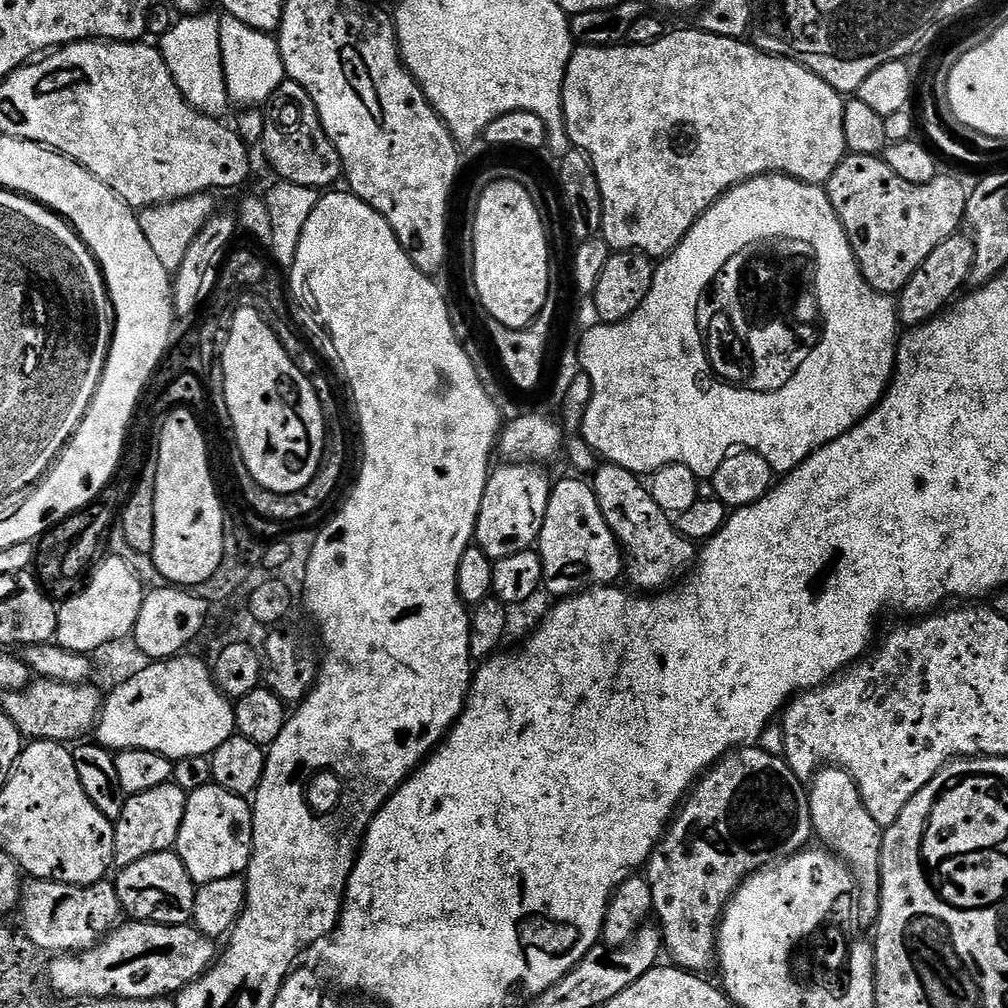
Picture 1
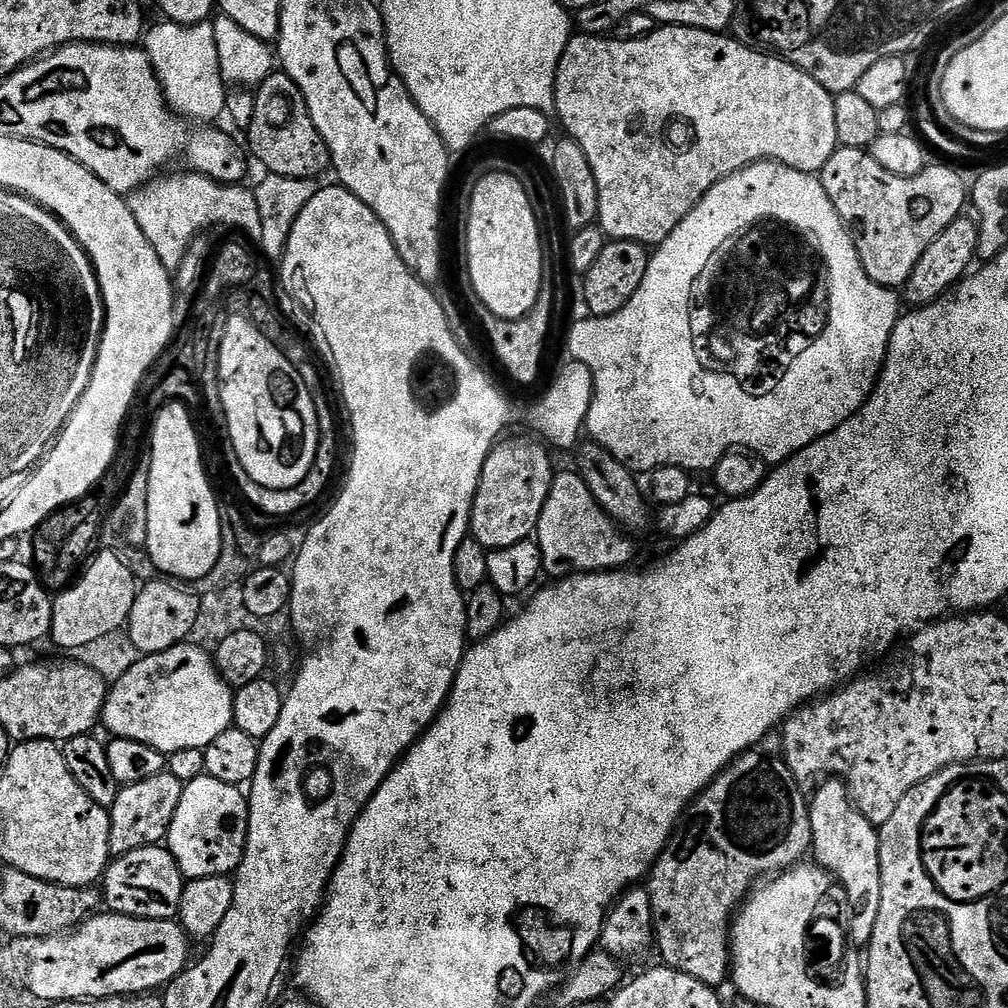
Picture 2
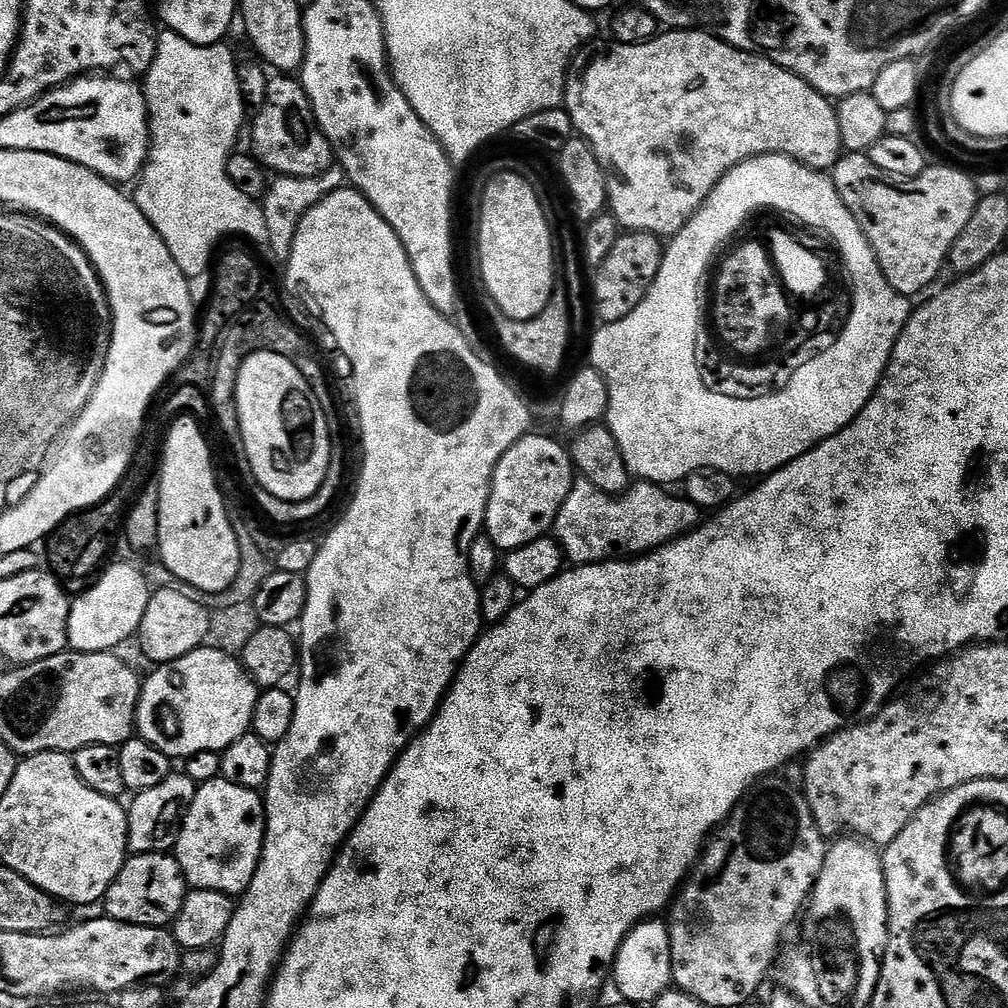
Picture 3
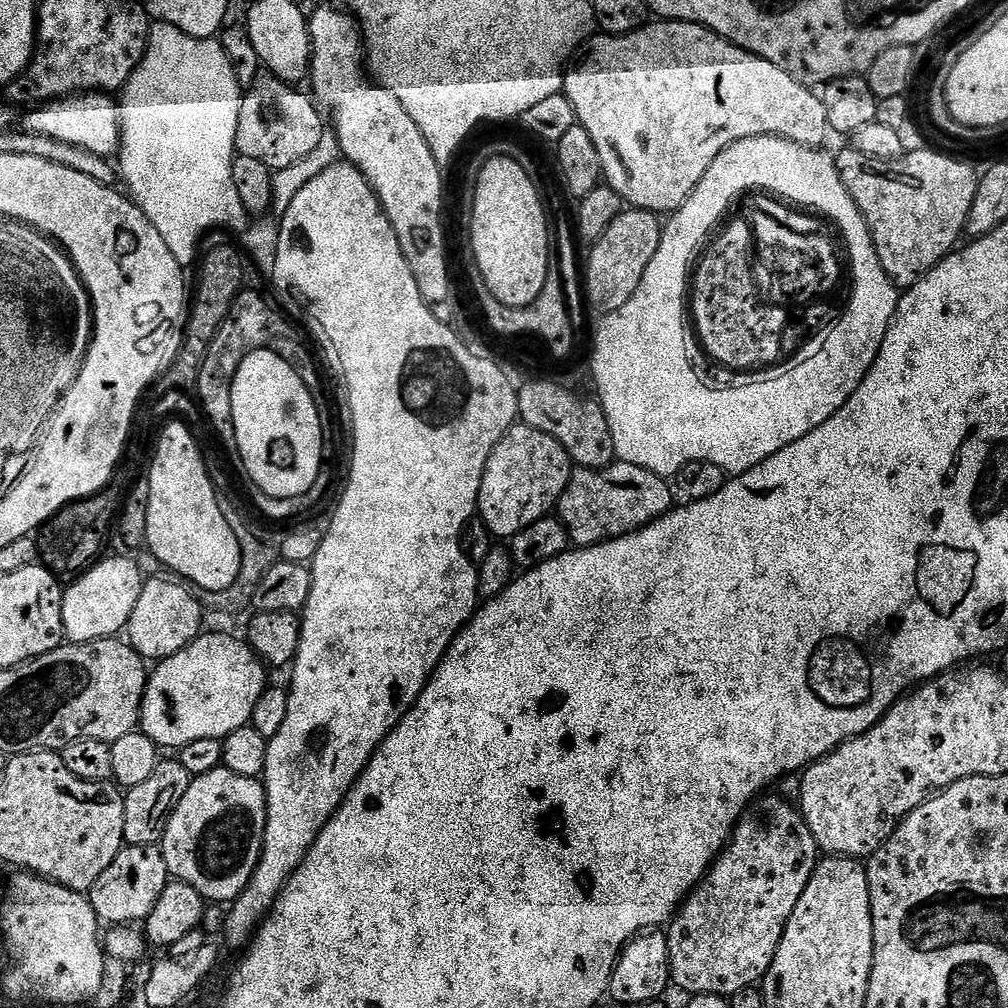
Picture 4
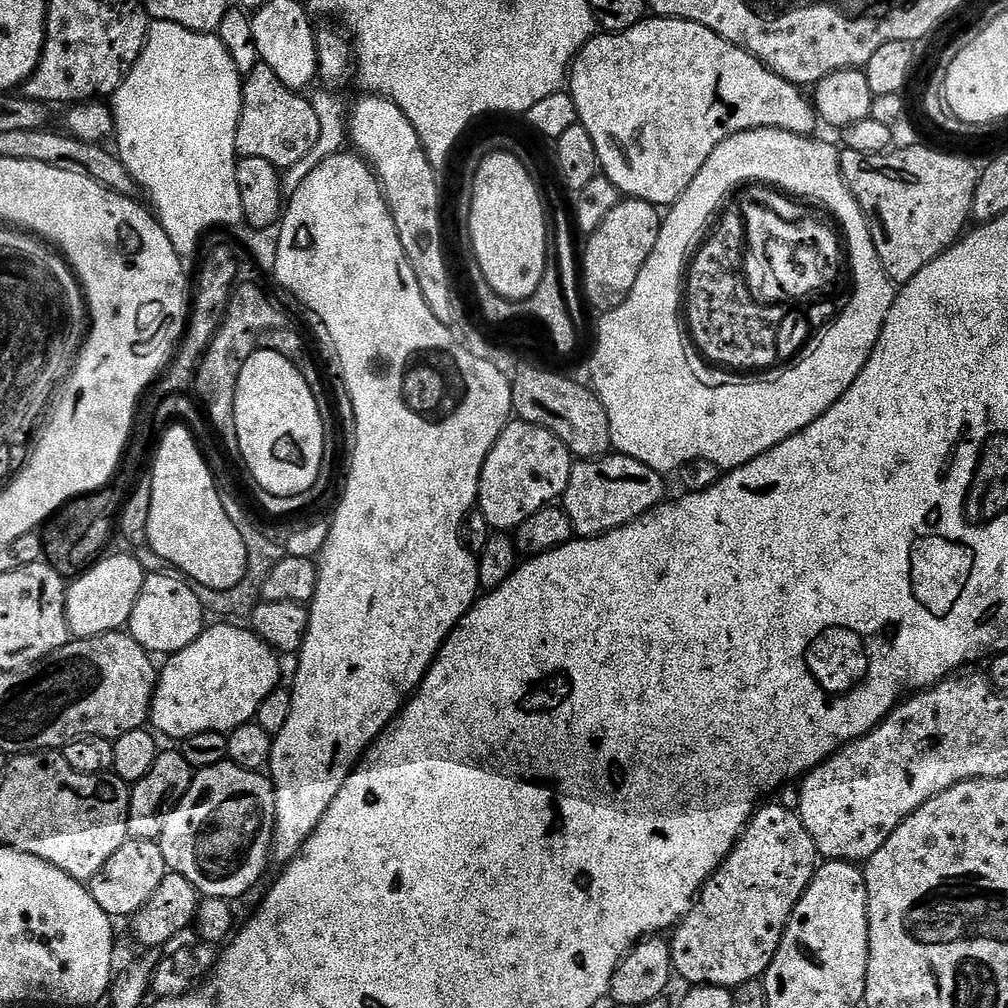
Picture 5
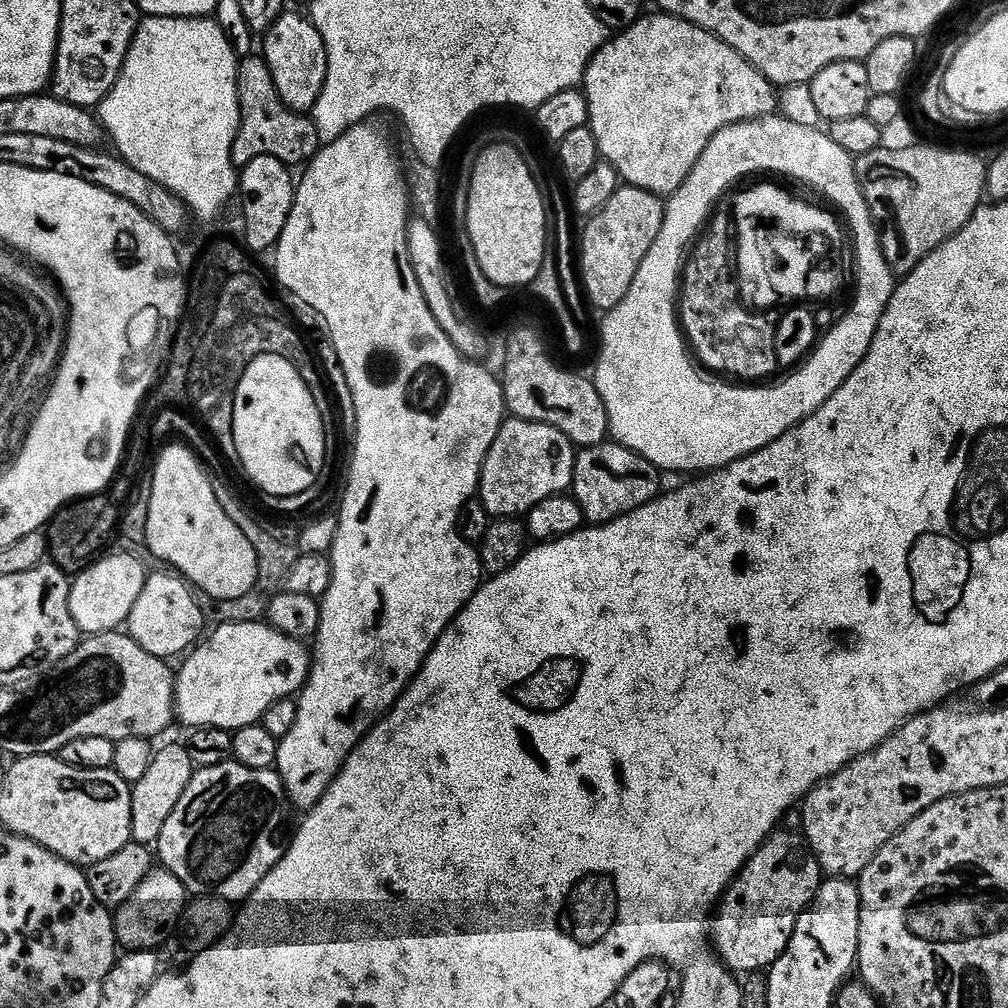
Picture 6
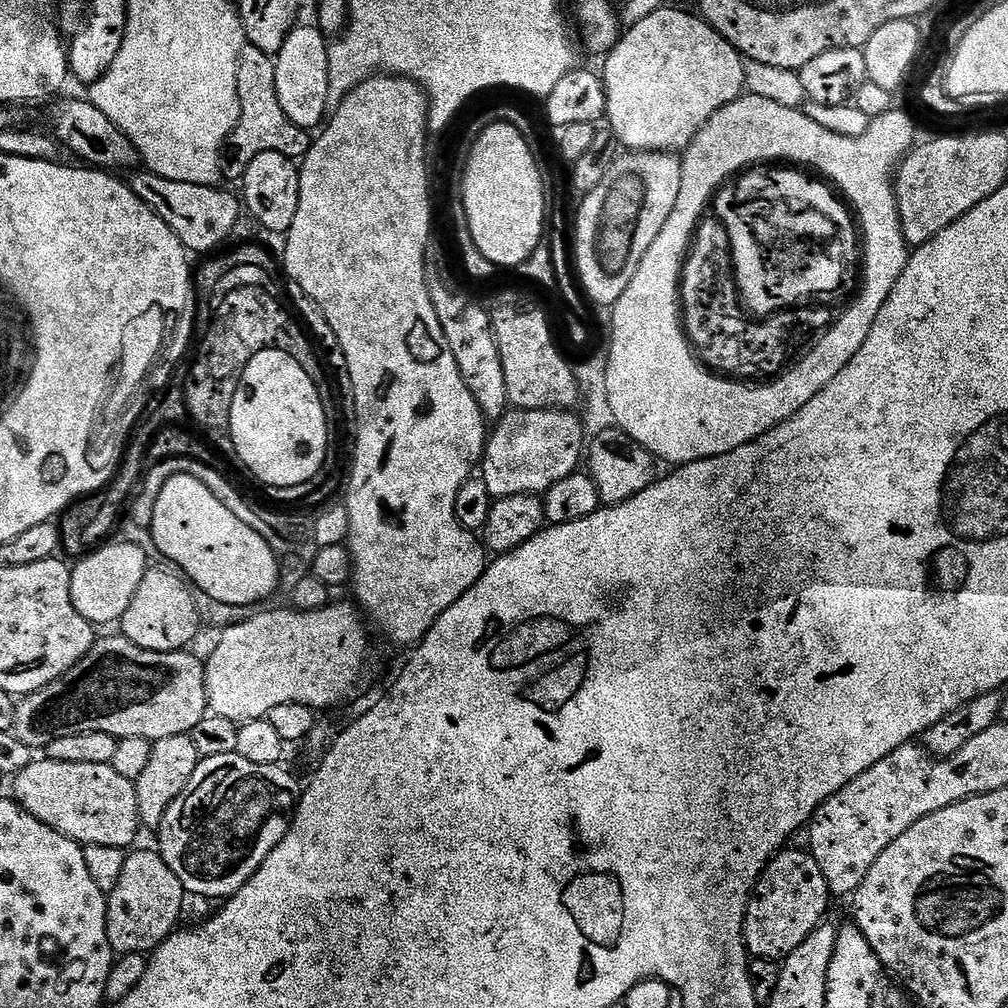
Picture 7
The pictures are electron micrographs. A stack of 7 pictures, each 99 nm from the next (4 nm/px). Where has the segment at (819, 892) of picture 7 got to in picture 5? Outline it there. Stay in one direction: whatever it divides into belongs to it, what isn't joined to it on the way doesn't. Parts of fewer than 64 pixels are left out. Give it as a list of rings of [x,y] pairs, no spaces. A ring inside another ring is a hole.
[[[765,803],[748,821],[744,835],[717,868],[708,883],[700,889],[698,899],[679,925],[680,952],[678,948],[678,976],[688,986],[716,984],[719,988],[736,990],[739,984],[759,981],[772,964],[774,954],[784,937],[794,906],[806,894],[818,867],[818,853],[814,838],[800,821],[799,815],[780,804]]]

